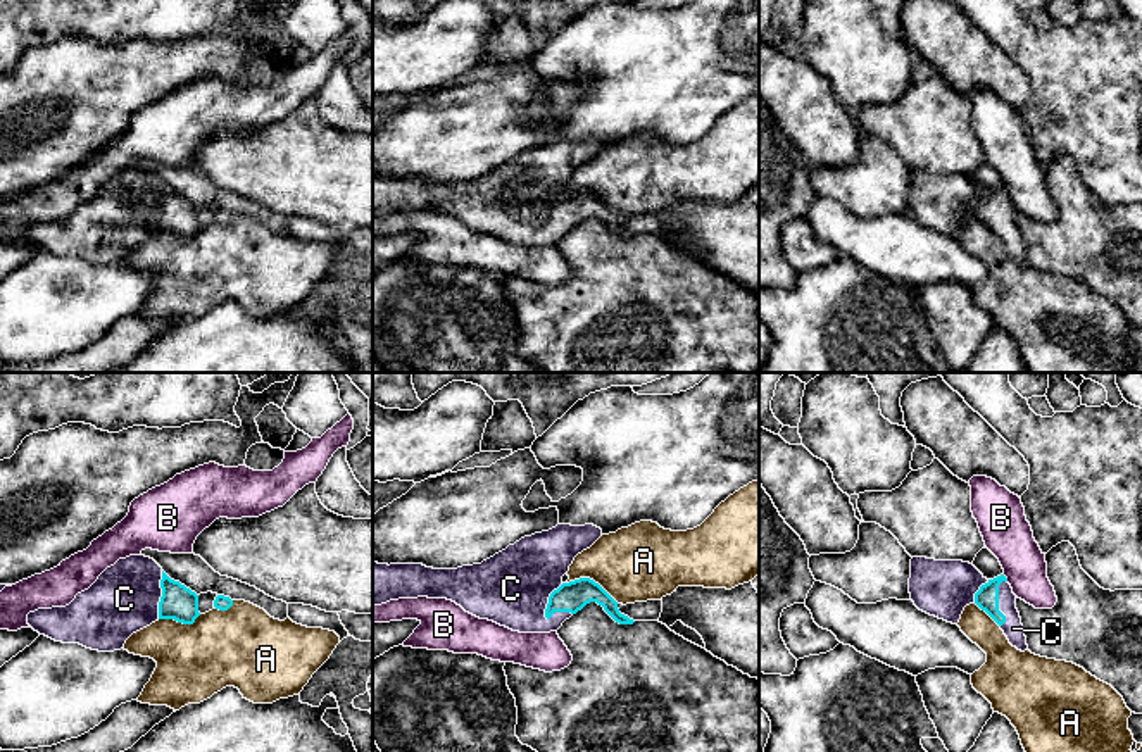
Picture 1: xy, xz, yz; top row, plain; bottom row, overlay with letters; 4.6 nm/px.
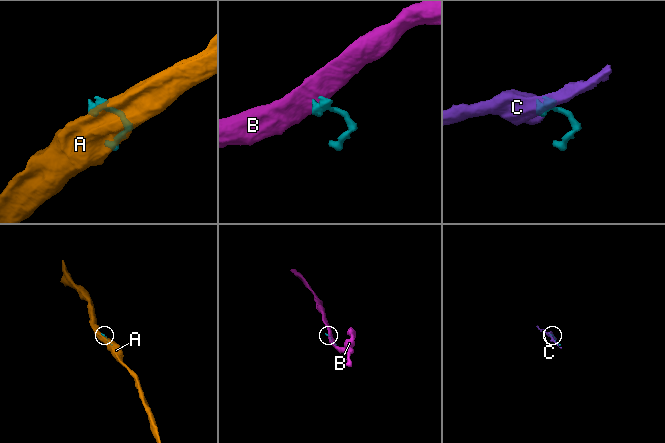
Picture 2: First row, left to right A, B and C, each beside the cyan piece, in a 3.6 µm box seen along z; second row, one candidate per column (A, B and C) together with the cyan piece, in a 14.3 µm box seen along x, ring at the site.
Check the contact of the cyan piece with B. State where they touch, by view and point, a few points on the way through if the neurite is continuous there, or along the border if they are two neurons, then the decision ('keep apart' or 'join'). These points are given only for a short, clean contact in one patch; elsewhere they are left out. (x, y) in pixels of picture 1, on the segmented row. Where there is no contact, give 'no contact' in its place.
yz (1006, 578) | along yz (1003, 575), (1008, 580) | keep apart

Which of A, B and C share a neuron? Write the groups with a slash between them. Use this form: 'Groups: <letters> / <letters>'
Groups: A / B / C

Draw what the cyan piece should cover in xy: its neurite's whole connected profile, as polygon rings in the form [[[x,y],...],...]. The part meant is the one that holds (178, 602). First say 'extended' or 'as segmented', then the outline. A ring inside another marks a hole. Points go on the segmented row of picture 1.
extended; [[[129,555],[107,567],[69,605],[29,612],[28,624],[55,642],[79,643],[98,652],[114,652],[121,650],[133,633],[159,619],[193,624],[198,616],[198,595],[195,592],[171,580],[154,559]]]

